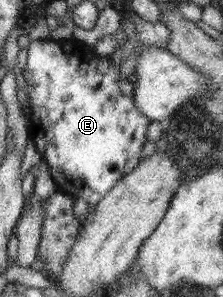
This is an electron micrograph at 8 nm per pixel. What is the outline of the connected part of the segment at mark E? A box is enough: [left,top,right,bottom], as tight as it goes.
[22,39,150,220]

